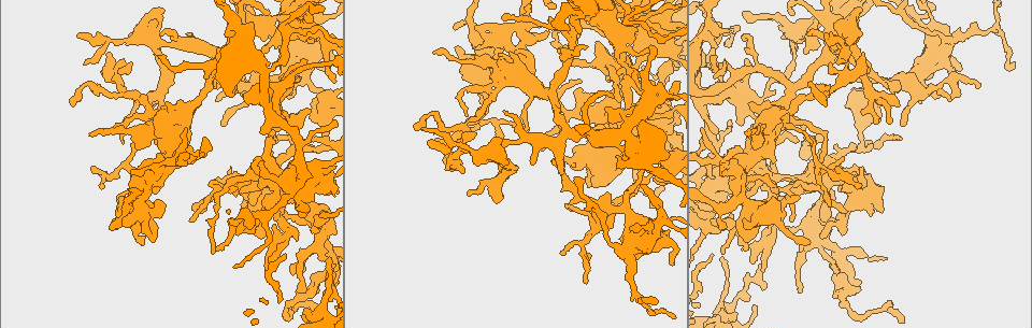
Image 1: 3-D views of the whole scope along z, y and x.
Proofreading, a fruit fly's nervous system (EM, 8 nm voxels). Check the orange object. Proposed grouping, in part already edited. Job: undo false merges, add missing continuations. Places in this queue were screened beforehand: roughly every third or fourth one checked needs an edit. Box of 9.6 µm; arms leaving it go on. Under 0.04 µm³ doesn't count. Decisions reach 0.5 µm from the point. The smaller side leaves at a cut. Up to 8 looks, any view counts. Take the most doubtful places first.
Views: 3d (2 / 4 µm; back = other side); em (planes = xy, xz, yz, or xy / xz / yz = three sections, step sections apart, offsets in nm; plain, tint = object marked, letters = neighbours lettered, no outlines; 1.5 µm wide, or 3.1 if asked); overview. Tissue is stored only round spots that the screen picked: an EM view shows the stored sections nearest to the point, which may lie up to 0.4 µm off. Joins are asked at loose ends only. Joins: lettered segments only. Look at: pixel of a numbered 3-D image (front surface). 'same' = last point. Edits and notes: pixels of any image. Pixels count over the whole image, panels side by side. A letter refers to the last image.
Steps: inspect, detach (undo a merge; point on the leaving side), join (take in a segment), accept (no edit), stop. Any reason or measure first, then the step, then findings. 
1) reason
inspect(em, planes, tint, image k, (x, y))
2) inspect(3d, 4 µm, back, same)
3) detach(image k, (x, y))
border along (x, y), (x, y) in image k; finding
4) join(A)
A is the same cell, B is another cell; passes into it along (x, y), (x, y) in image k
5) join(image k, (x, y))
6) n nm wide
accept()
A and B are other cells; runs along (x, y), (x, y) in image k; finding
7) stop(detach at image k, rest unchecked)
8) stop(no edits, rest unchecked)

arms part here
inspect(em, planes, letters, image 1, (325, 123))

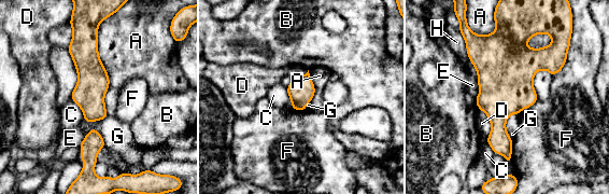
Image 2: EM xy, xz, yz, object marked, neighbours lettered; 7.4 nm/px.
190 nm wide; A touches over 750 nm
accept()
A, B, C, D, E, F, G and H are other cells; continuous, no second neuron

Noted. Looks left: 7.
branch point
inspect(em, planes, plain, image 1, (285, 29))

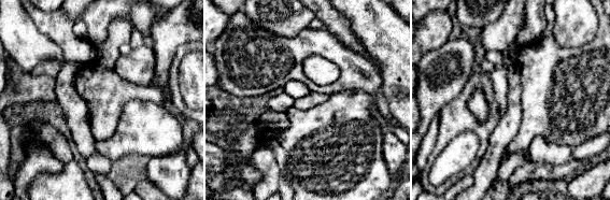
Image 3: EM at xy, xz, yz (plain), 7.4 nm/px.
inspect(em, planes, letters, same)

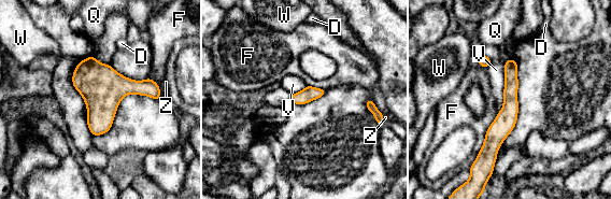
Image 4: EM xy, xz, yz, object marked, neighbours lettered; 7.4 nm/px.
accept()
D, F, Q, V, W and Z are other cells; runs along (512, 62), (510, 110), (495, 147) in image 4; all the same neuron

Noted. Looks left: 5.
sudden change in width
inspect(em, xz, step 4, tint, image 1, (626, 76))

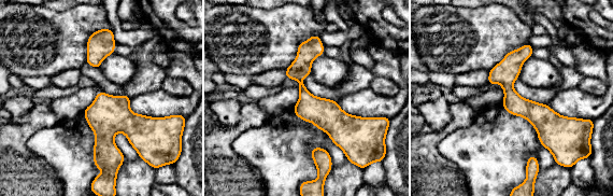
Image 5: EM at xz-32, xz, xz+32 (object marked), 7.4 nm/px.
inspect(em, planes, tint, same)

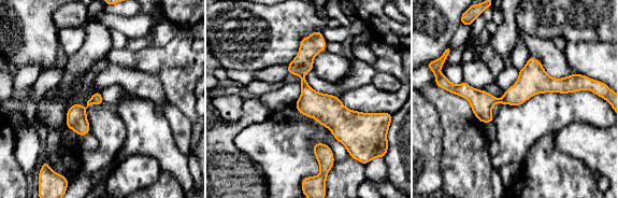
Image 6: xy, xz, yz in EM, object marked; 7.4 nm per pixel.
what lies round it
inspect(em, planes, letters, same)

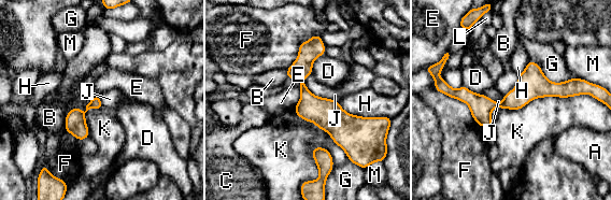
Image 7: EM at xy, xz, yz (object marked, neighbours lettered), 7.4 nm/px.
80 nm wide
accept()
A, B, C, D, E, F, G, H, J, K, L and M are other cells; runs along (578, 88), (502, 105), (451, 94) in image 7; continuous, no second neuron

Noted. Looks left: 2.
stop(no edits, rest unchecked)

